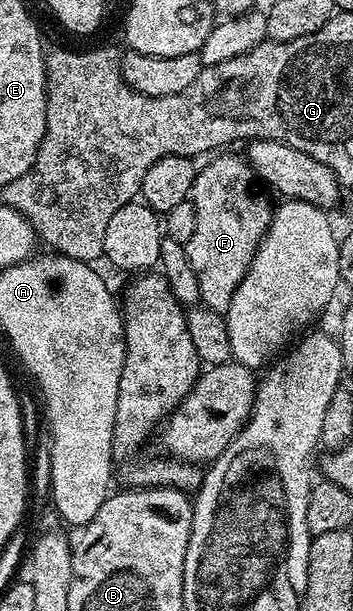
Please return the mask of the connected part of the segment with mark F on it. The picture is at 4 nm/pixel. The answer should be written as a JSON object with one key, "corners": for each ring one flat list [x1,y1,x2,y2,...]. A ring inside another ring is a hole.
{"corners":[[230,152,211,157,211,162,194,175,188,200,196,208,196,232,184,243,192,272,196,272,196,284,200,284,201,305,221,315,225,315,240,280,249,272,272,217,272,205,258,191,250,163,245,157,226,153]]}

